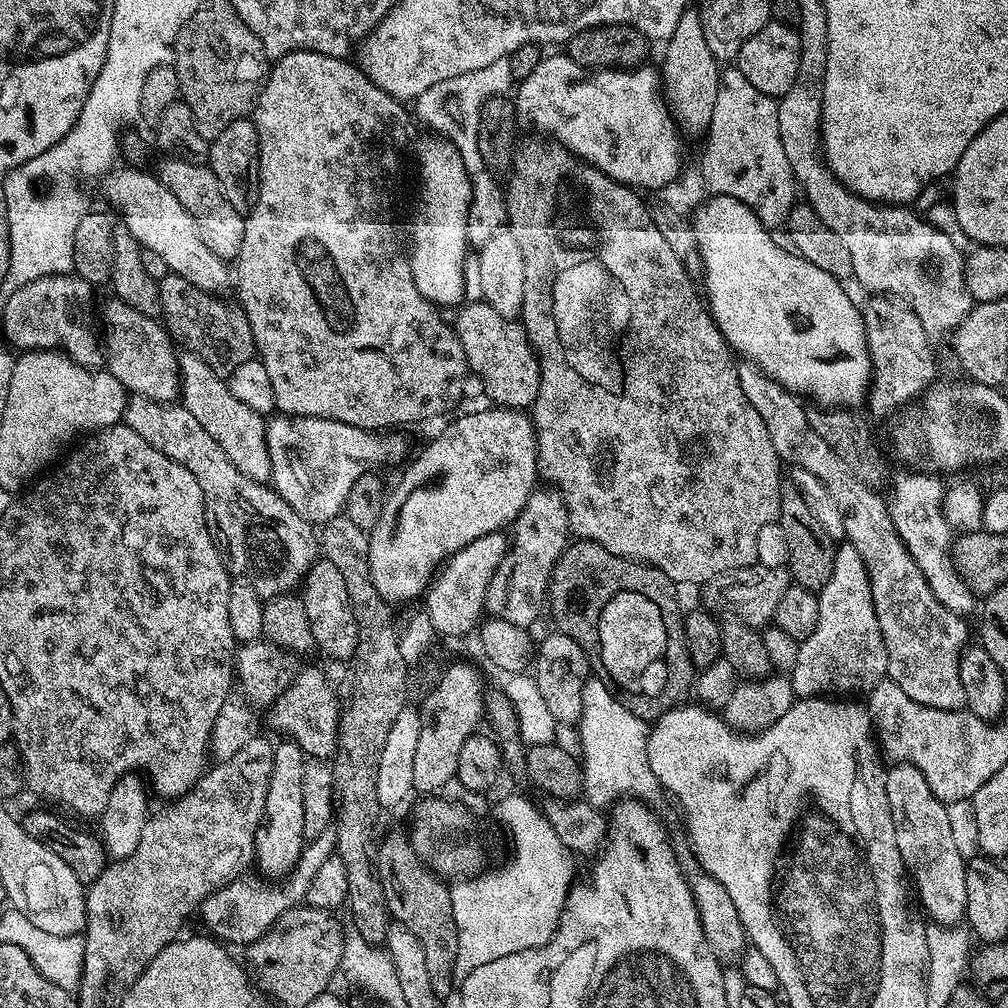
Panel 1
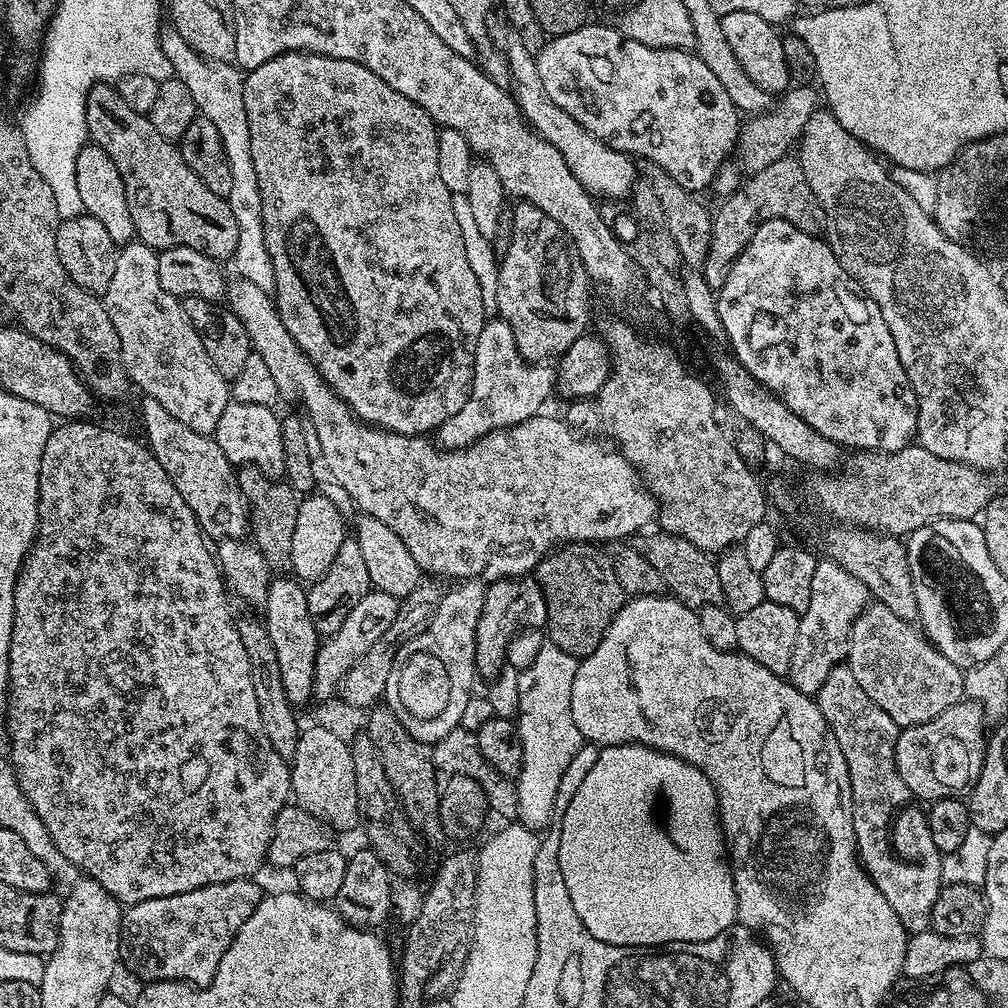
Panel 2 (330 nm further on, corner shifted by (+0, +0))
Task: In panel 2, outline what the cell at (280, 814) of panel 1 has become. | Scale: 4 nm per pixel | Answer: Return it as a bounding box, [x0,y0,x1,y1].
[262,574,322,706]

